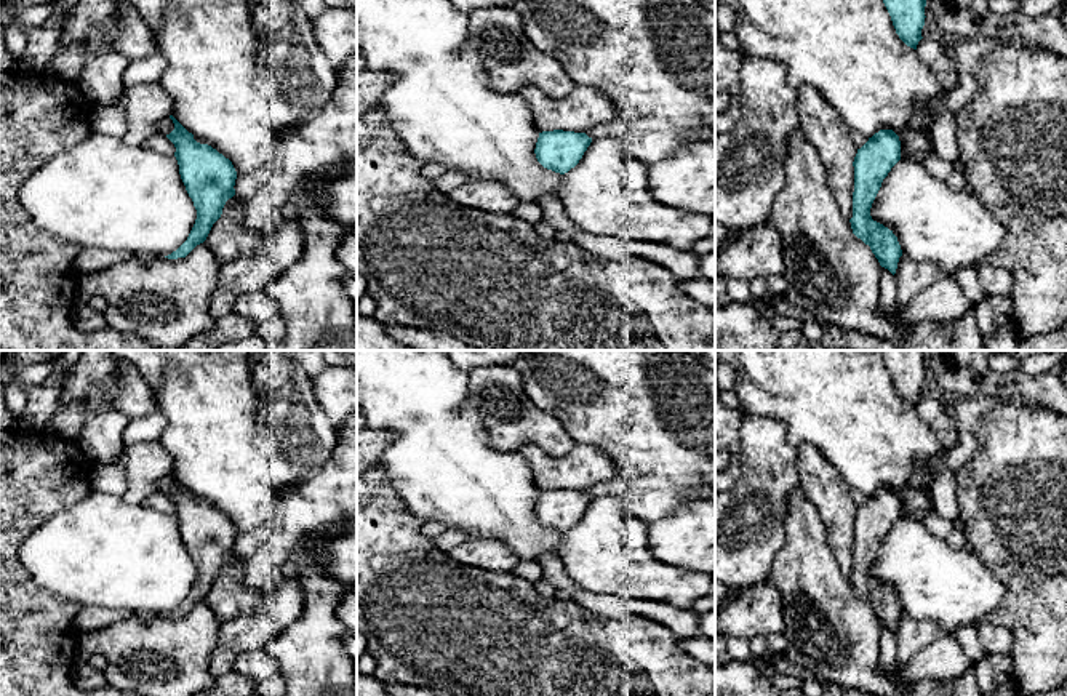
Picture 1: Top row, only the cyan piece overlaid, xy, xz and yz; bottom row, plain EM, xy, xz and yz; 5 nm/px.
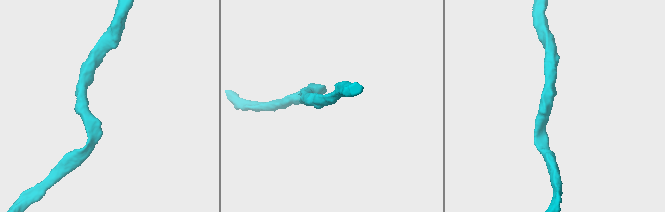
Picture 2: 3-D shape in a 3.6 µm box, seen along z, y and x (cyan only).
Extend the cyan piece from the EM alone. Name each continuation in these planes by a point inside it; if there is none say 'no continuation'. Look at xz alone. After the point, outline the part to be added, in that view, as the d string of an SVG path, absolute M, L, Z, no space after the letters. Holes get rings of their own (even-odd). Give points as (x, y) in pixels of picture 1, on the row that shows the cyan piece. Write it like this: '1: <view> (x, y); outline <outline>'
no continuation

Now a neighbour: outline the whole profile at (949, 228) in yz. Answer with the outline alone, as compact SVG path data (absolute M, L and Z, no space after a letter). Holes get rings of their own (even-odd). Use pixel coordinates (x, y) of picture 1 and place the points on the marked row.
M904 158L883 179L870 216L897 237L902 254L939 267L945 277L982 264L1006 235L973 190L952 189L923 163Z

